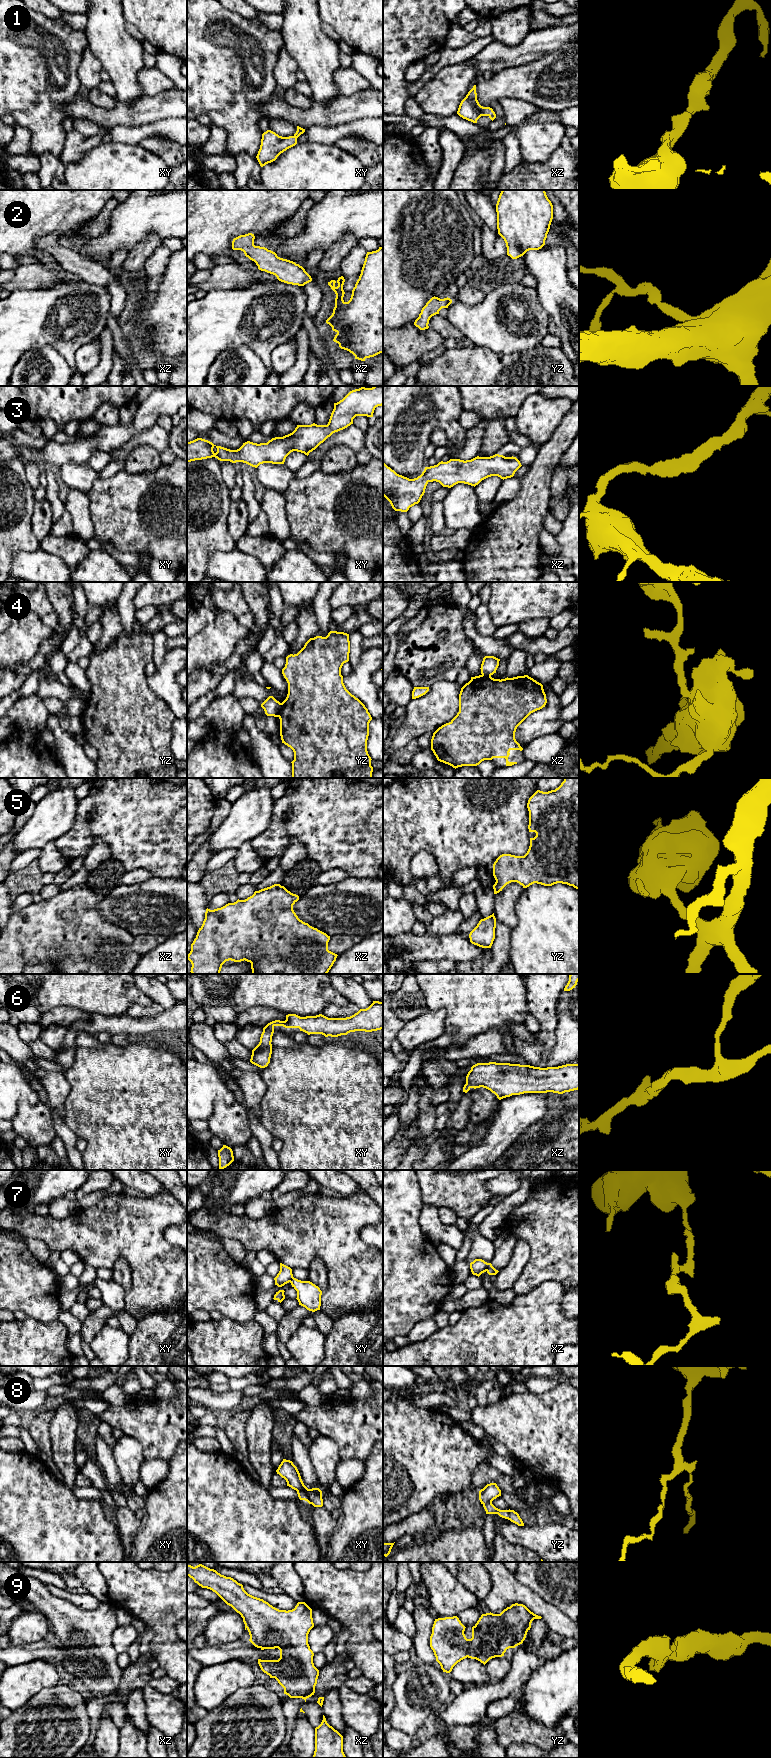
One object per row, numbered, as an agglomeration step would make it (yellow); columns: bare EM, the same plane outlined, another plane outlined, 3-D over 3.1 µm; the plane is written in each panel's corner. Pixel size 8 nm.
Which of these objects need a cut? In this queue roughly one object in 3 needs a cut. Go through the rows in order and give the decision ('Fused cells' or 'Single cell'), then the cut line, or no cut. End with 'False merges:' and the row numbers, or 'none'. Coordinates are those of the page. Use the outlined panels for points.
1: Single cell. No split
2: Single cell. No split
3: Single cell. No split
4: Fused cells. Split along yz (281, 703), (278, 716)
5: Single cell. No split
6: Single cell. No split
7: Fused cells. Split along xz (489, 1263), (486, 1270)
8: Fused cells. Split along xy (297, 1490), (303, 1490), (311, 1503)
9: Single cell. No split
False merges: 4, 7, 8

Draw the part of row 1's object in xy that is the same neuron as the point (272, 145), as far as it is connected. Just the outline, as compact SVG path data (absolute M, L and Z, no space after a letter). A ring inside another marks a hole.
M297 126L297 131L293 136L282 137L271 130L262 134L261 145L256 156L261 167L271 163L287 149L297 144L297 138L305 132L305 129Z

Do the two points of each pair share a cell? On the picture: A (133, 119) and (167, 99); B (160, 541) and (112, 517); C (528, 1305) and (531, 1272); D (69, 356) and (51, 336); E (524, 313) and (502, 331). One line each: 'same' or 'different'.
A: same
B: same
C: different
D: same
E: same

